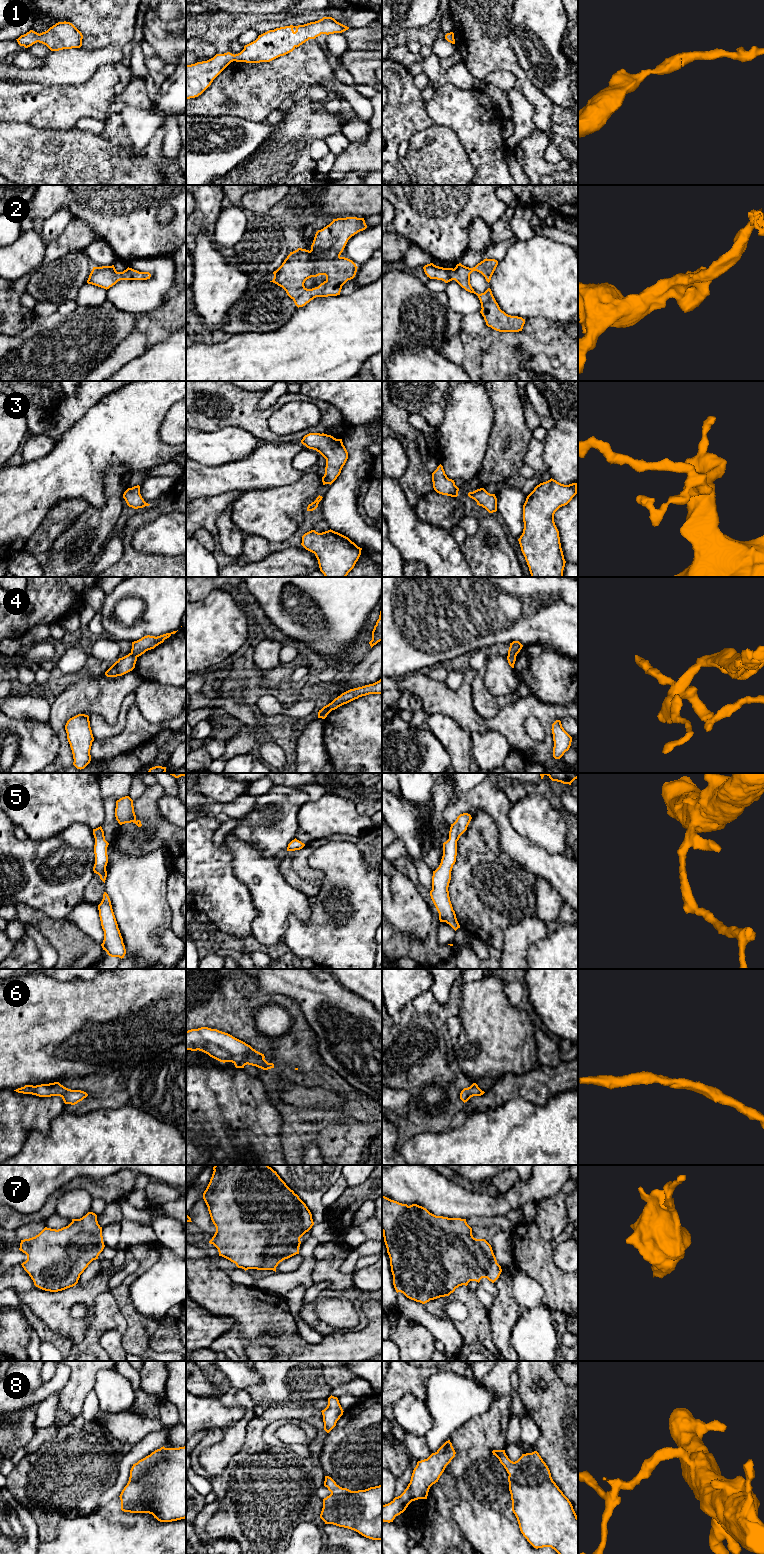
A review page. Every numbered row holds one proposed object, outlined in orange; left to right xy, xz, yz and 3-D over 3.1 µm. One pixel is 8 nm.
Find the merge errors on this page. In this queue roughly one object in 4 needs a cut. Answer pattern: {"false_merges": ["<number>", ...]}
{"false_merges": ["4"]}

